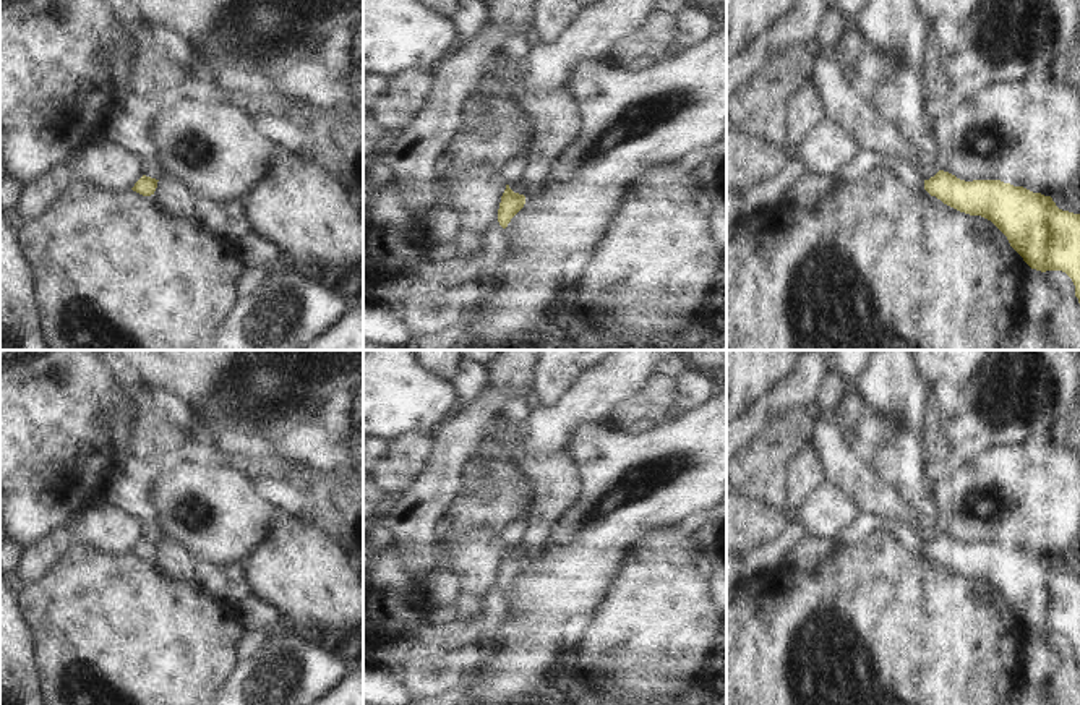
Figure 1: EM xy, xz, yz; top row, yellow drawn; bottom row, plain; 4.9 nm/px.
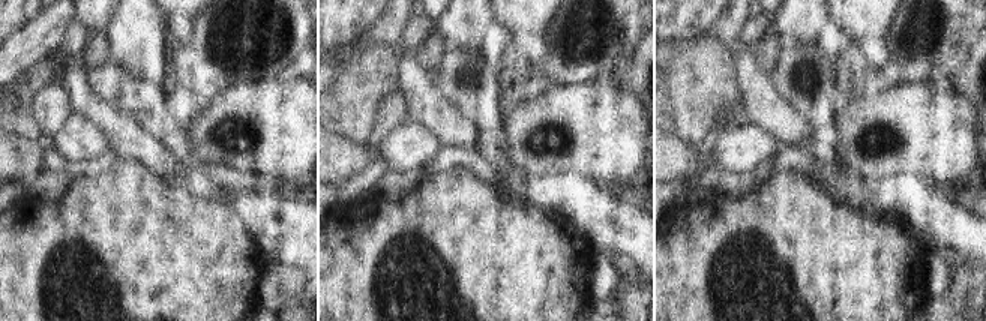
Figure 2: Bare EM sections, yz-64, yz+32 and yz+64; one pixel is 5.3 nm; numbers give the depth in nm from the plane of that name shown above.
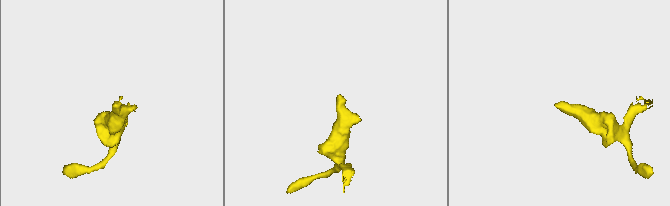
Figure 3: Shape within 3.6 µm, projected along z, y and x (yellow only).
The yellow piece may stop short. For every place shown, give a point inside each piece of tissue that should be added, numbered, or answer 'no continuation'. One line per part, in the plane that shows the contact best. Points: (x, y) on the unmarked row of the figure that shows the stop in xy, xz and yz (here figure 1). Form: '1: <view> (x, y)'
1: yz (865, 525)

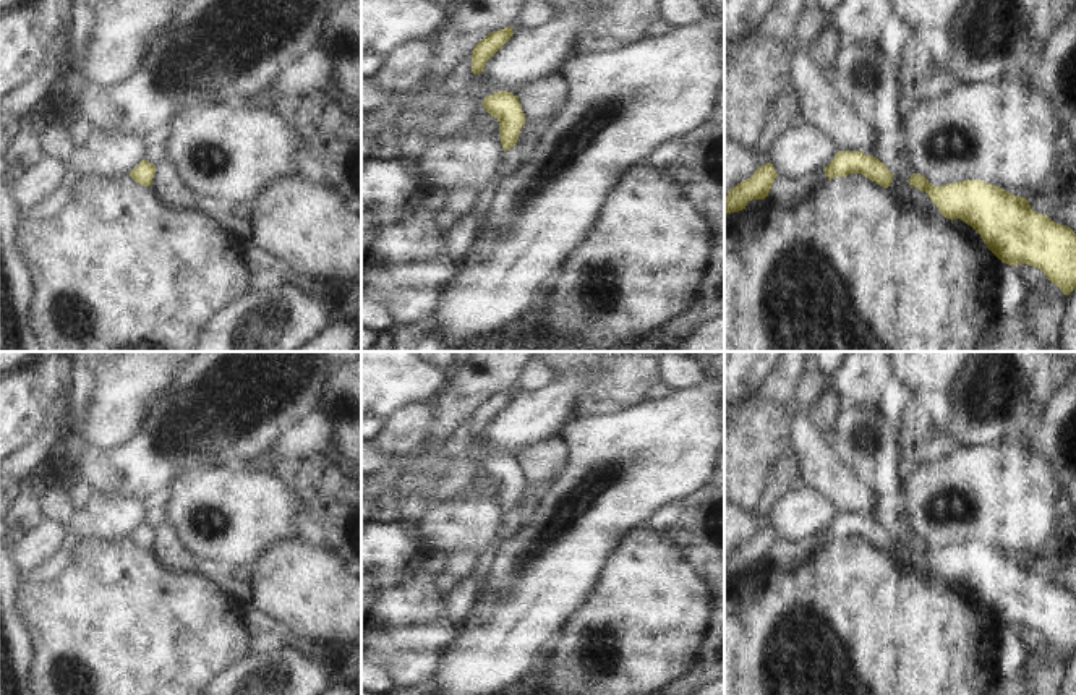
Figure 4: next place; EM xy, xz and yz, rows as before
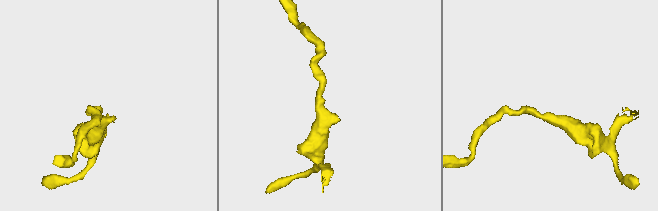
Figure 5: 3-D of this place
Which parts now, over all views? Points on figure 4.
no continuation

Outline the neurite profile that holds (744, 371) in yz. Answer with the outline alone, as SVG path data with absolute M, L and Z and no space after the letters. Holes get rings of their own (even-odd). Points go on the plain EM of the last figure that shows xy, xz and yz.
M724 352L724 403L744 400L773 373L783 352Z

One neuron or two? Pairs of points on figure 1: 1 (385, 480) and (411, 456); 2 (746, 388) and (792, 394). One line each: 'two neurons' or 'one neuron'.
1: one neuron
2: two neurons

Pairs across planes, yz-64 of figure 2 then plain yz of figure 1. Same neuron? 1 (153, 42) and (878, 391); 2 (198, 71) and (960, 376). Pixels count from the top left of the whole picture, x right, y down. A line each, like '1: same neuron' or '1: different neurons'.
1: same neuron
2: different neurons

